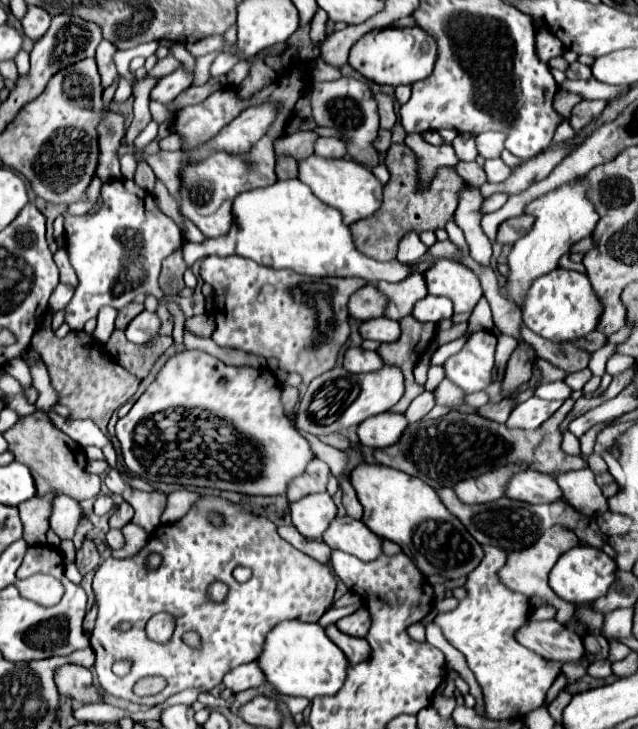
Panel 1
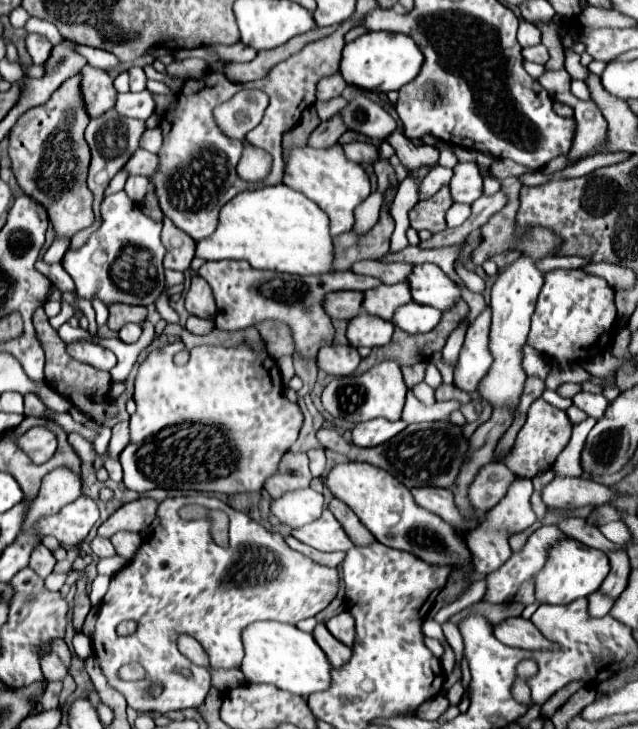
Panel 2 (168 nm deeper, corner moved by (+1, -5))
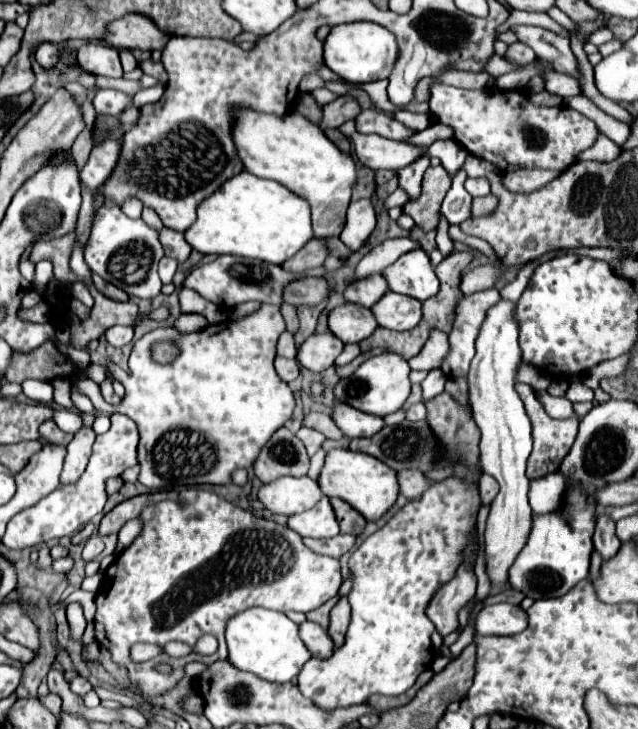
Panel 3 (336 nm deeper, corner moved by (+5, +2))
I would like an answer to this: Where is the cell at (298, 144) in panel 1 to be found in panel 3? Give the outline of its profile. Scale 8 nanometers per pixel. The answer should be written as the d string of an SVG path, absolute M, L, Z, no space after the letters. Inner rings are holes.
M339 96L337 100L325 104L323 110L323 120L321 120L321 128L337 128L347 120L355 120L361 112L359 102L353 96Z

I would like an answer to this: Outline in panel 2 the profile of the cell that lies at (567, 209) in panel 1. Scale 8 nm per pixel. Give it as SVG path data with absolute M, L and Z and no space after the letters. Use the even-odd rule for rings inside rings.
M521 255L519 259L515 259L509 267L505 267L493 289L491 289L491 311L493 311L493 319L491 319L491 333L489 333L489 349L493 355L493 365L487 371L487 375L481 379L477 391L493 405L493 407L503 407L503 405L511 405L513 413L517 415L517 403L519 403L519 395L523 391L523 383L525 383L525 371L521 369L521 347L527 339L529 333L529 323L531 323L531 315L535 311L535 303L537 297L543 289L545 283L545 273L537 267L537 259L531 255Z

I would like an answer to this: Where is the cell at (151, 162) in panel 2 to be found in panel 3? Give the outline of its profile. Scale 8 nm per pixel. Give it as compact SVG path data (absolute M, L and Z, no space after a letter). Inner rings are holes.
M105 140L101 144L95 144L89 160L79 172L79 180L85 186L85 190L95 192L103 182L107 180L107 174L111 174L115 166L115 158L119 156L119 142L117 140Z

